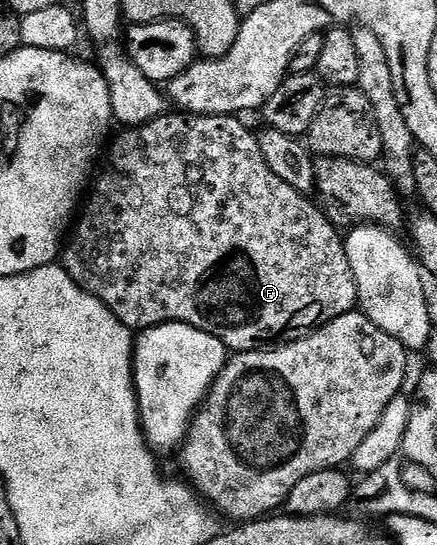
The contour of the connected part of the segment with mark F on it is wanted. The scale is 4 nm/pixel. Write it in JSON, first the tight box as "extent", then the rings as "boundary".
{"extent":[61,114,359,353],"boundary":[[[164,114],[148,124],[127,128],[110,141],[111,164],[104,166],[103,173],[102,168],[98,173],[99,181],[97,176],[95,189],[94,184],[90,189],[91,197],[90,192],[86,197],[83,217],[81,212],[61,252],[61,267],[70,274],[73,282],[105,302],[105,306],[109,306],[109,310],[113,310],[113,314],[117,314],[117,318],[129,329],[146,330],[158,324],[188,324],[205,334],[213,334],[213,338],[220,340],[232,353],[257,352],[289,344],[314,332],[316,328],[324,328],[333,322],[333,318],[341,318],[341,314],[356,311],[359,295],[340,229],[331,223],[314,199],[293,190],[289,182],[281,182],[281,178],[277,178],[277,174],[265,166],[258,135],[254,131],[251,133],[239,116],[171,115]]]}

